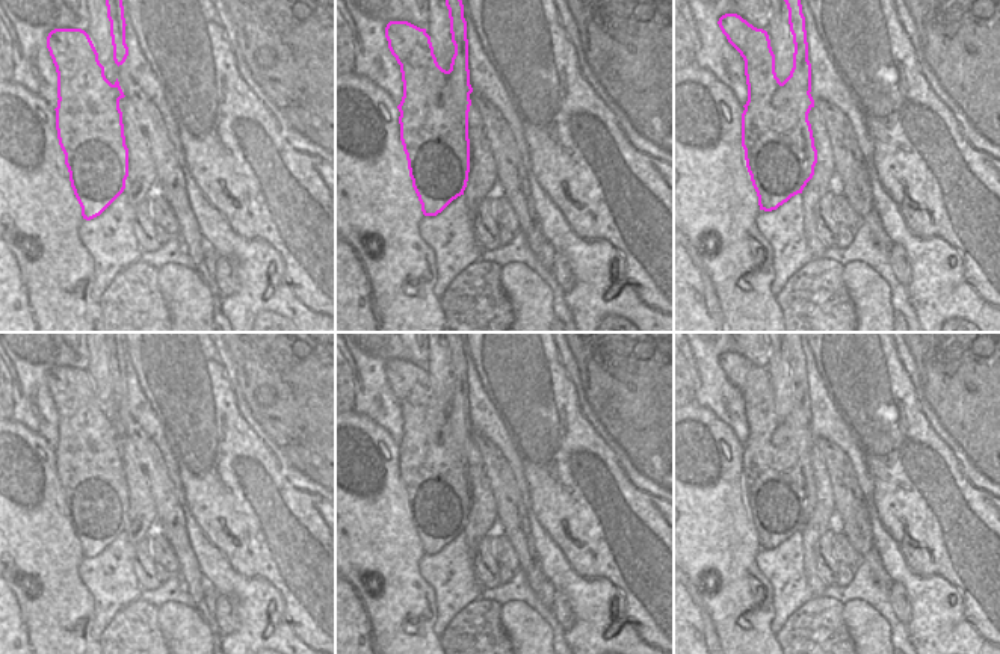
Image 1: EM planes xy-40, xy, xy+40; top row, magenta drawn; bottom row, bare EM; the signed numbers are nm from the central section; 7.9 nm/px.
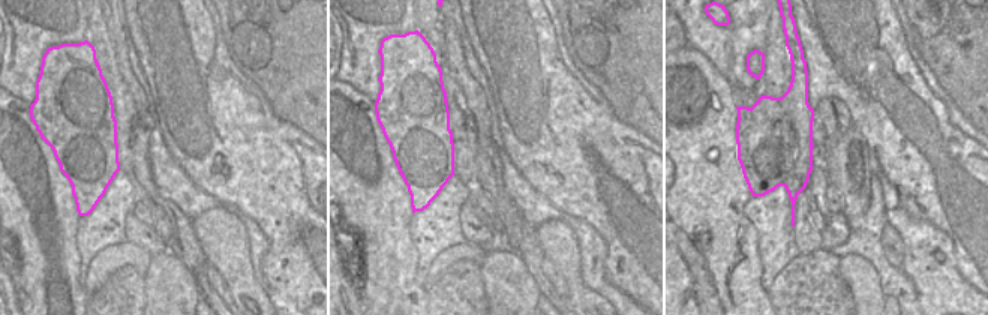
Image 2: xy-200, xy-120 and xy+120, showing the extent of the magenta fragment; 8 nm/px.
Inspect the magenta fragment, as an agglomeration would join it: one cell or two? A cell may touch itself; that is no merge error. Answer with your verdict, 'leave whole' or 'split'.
split

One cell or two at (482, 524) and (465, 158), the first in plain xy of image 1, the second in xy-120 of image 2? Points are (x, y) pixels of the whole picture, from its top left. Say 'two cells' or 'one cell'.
one cell

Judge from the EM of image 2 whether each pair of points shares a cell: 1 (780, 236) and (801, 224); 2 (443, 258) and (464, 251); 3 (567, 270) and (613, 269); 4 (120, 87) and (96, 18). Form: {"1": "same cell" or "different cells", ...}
{"1": "different cells", "2": "same cell", "3": "different cells", "4": "same cell"}

